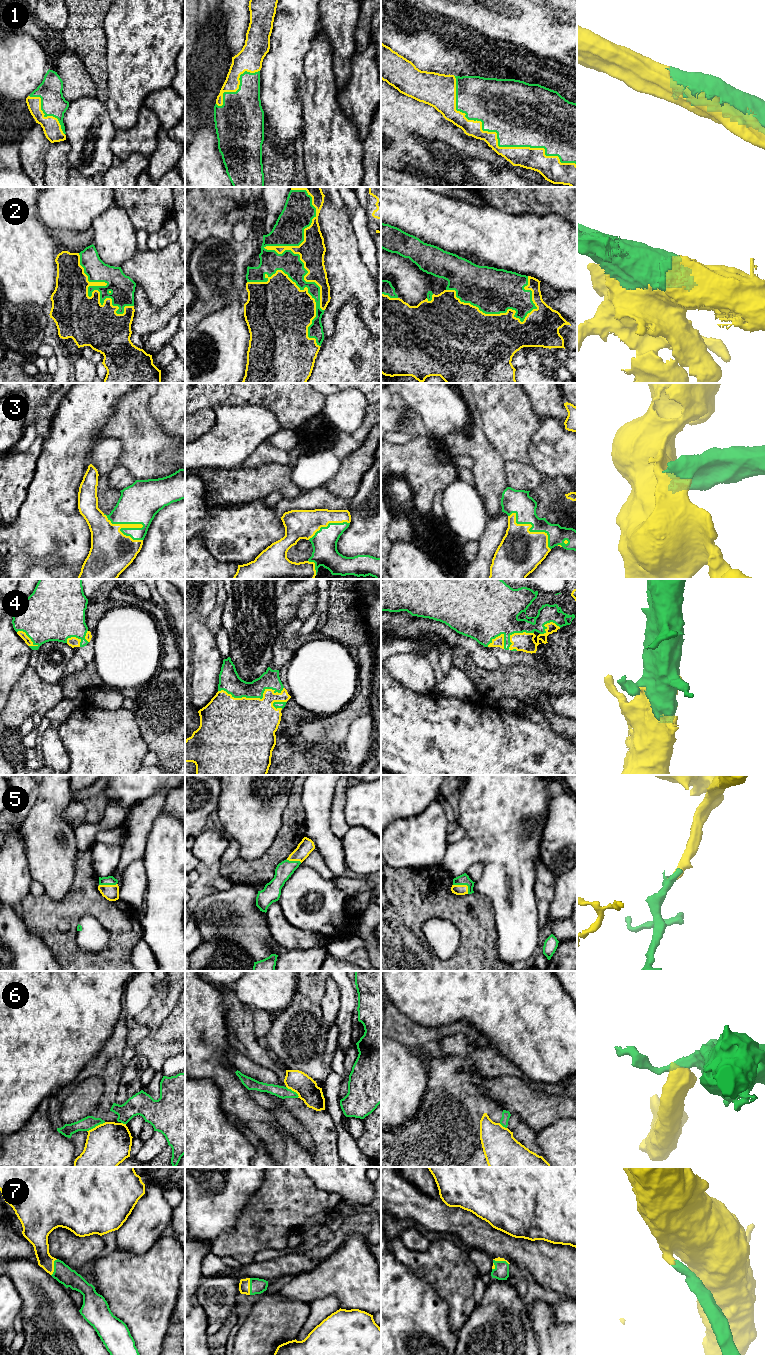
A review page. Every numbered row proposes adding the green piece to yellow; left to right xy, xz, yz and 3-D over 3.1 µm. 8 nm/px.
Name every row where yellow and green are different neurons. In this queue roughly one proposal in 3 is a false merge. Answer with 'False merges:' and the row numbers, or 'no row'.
False merges: 6

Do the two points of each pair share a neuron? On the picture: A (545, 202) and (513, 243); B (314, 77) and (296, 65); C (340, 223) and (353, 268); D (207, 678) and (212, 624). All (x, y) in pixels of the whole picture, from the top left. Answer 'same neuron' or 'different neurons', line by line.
A: different neurons
B: different neurons
C: same neuron
D: different neurons

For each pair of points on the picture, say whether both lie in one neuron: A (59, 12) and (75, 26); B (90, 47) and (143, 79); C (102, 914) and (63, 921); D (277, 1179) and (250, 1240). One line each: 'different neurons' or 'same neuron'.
A: different neurons
B: different neurons
C: same neuron
D: same neuron

